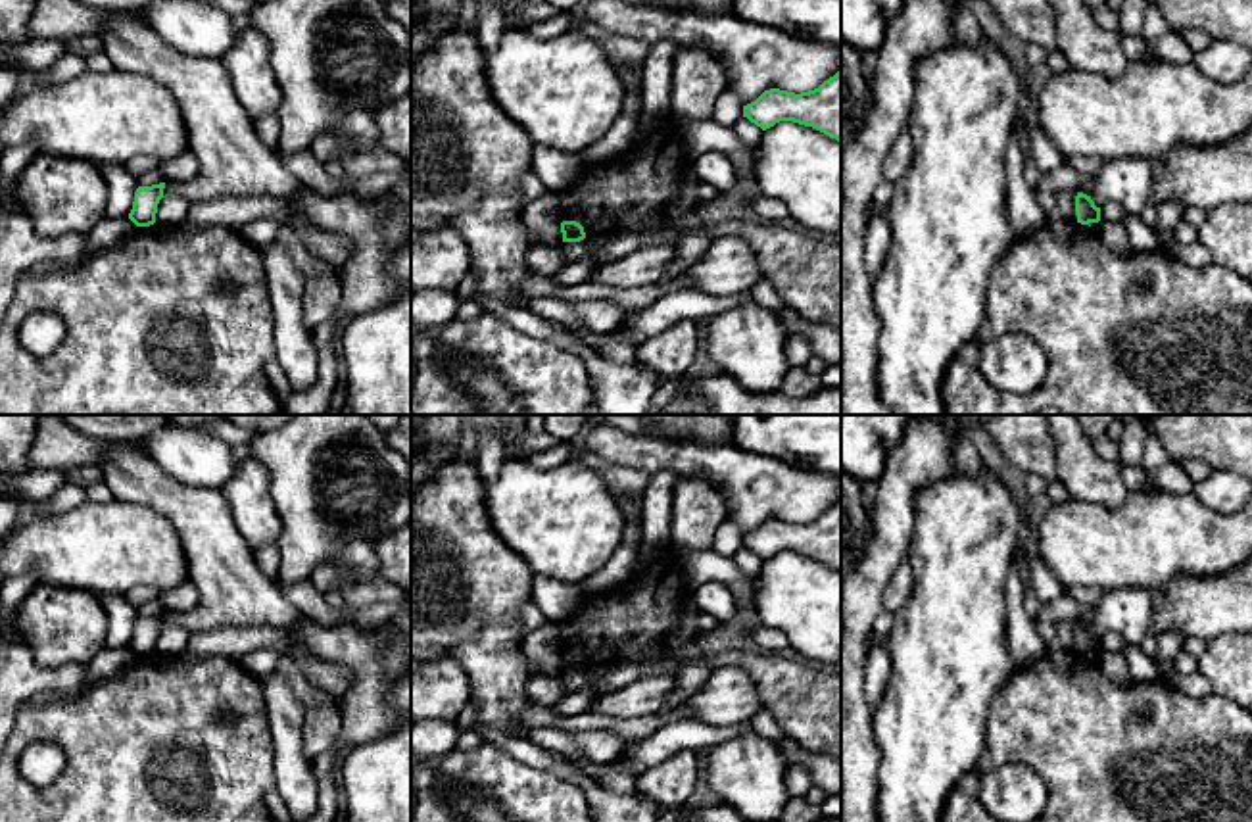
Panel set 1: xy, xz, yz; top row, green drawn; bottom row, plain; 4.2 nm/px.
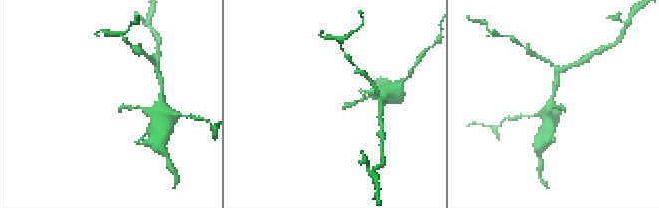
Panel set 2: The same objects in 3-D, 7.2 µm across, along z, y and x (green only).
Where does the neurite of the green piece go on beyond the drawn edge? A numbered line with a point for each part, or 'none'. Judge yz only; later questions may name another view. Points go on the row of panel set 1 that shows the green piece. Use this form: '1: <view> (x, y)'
none

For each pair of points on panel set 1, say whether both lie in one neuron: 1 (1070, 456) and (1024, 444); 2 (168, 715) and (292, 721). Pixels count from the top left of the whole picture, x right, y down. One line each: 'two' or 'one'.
1: two
2: two

